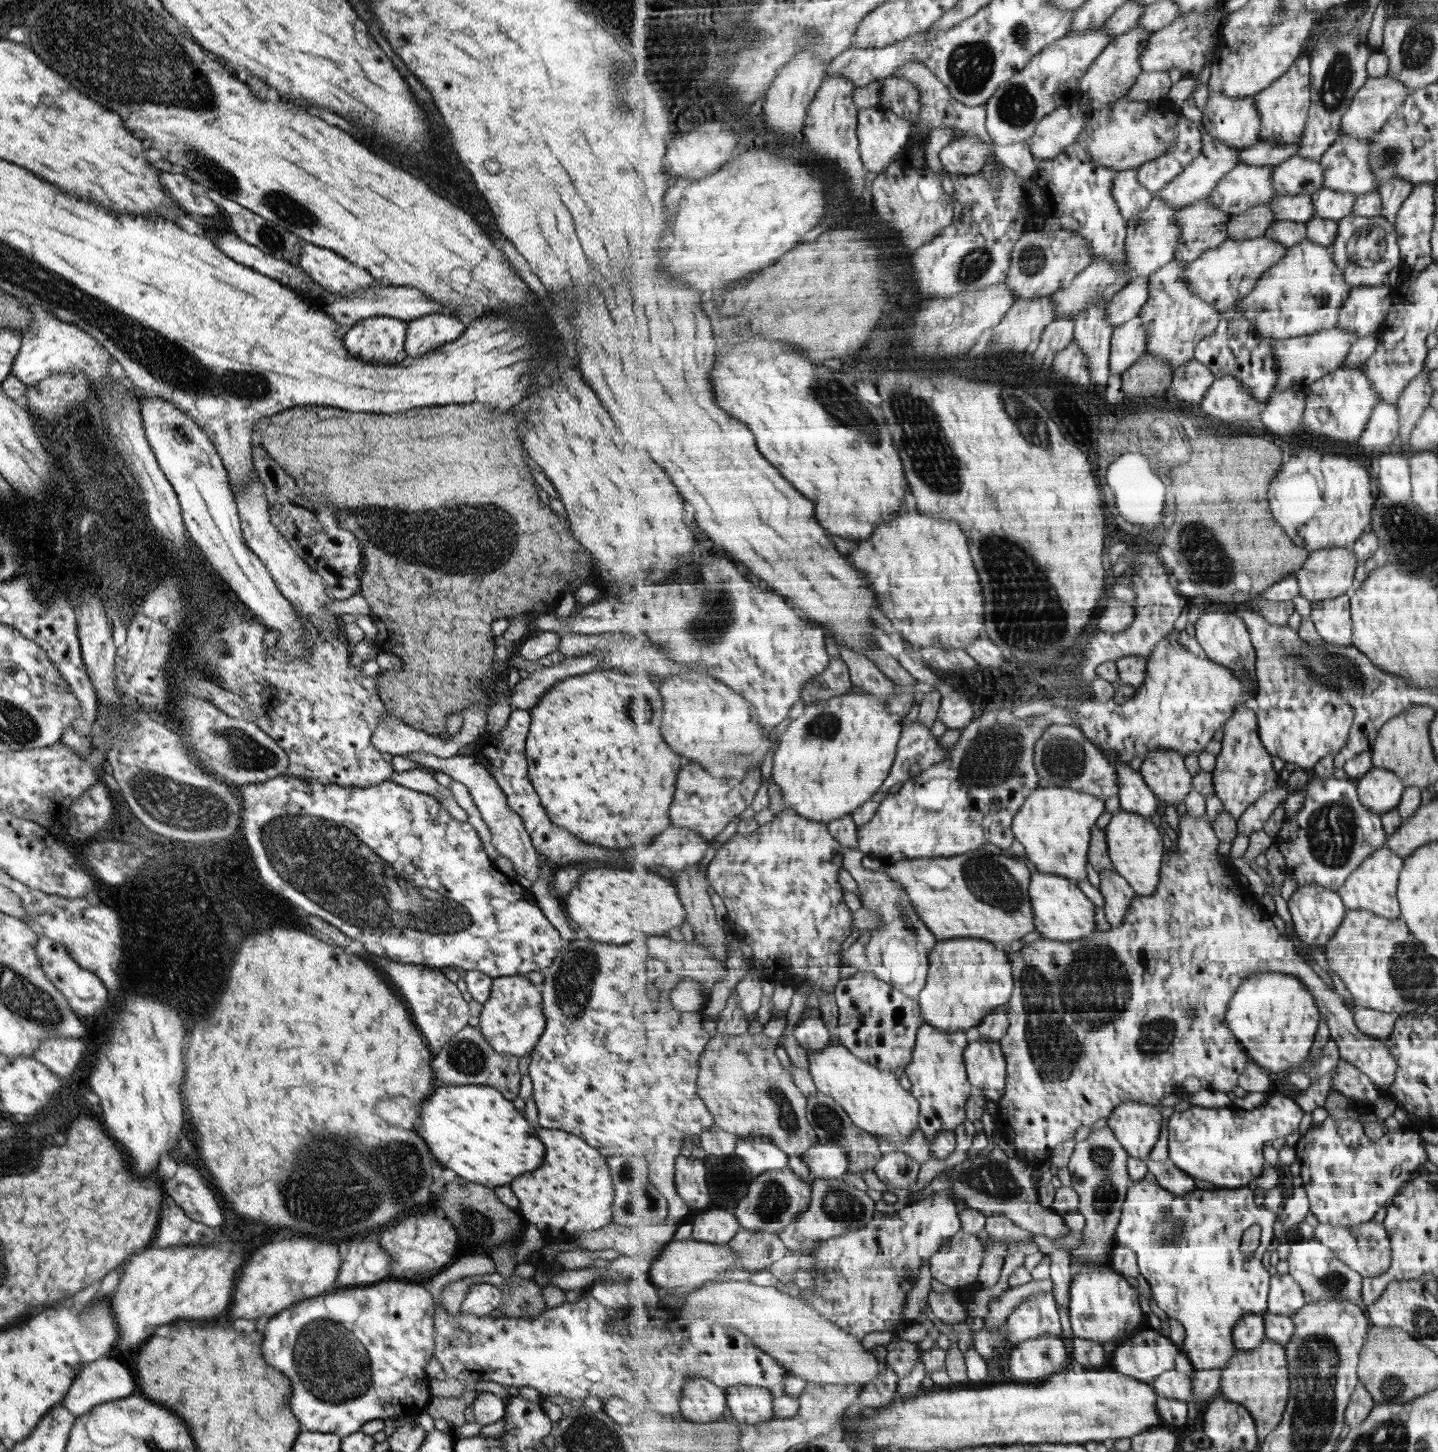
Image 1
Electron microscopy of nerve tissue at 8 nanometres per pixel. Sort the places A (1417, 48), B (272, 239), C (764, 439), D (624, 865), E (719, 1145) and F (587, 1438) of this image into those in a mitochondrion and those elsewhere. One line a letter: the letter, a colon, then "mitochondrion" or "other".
A: mitochondrion
B: mitochondrion
C: other
D: other
E: other
F: mitochondrion

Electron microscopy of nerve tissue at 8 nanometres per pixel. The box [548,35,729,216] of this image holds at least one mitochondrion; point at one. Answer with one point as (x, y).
(618, 71)

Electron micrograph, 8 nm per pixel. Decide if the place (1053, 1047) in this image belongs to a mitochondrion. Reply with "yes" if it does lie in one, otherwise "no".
yes

